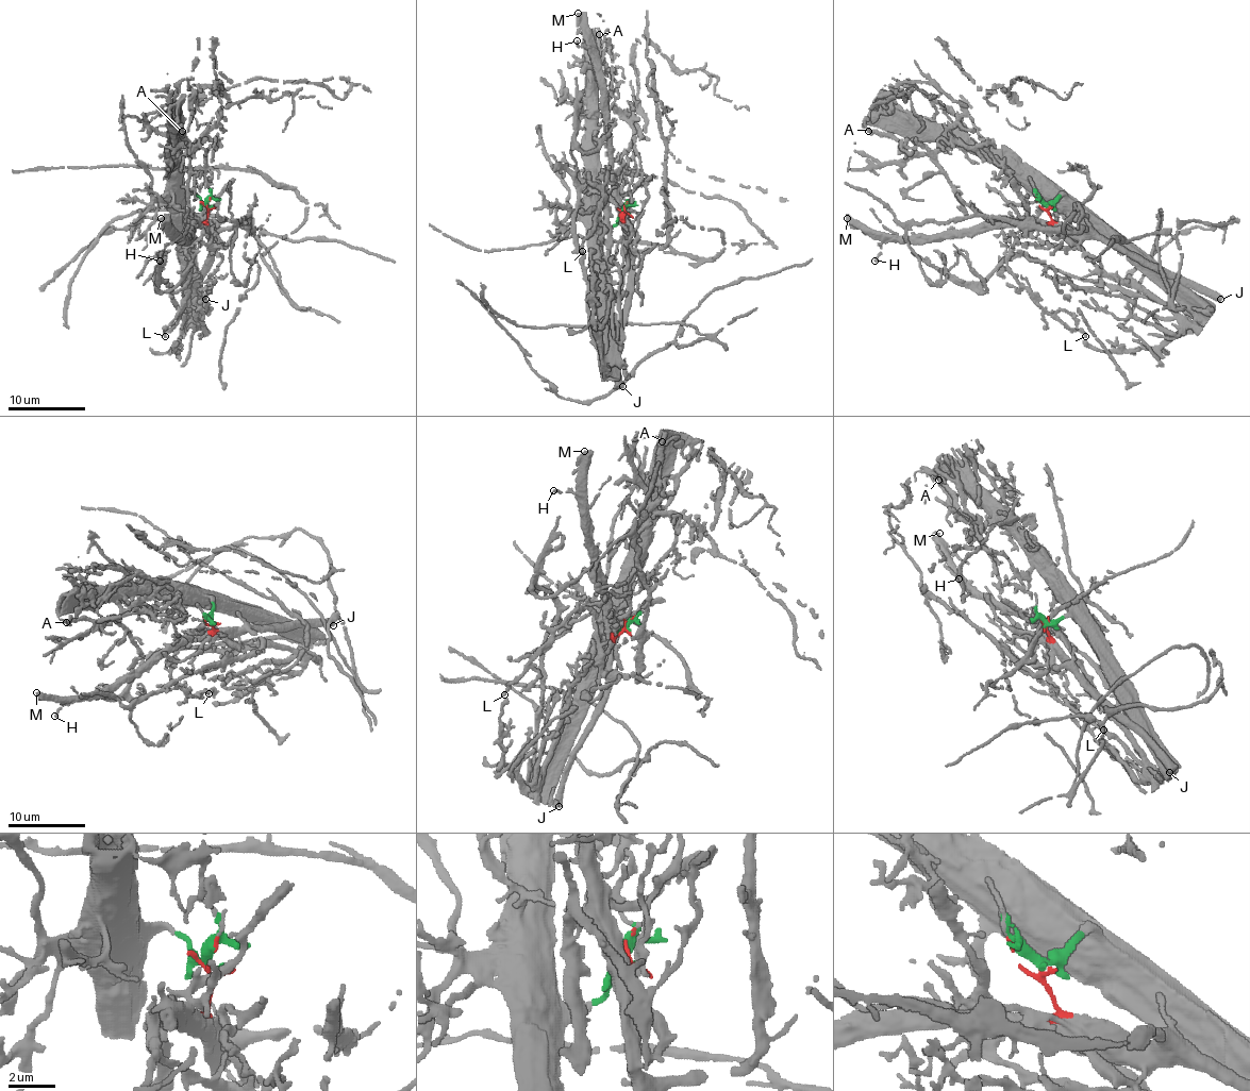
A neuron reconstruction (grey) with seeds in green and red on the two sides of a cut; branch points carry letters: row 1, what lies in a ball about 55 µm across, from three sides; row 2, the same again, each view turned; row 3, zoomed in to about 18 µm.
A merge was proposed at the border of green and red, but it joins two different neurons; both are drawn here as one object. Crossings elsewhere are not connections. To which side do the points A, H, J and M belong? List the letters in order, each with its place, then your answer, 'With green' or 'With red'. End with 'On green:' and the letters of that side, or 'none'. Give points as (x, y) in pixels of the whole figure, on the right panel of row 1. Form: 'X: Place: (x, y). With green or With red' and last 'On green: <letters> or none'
A: Place: (868, 131). With green
H: Place: (874, 261). With red
J: Place: (1220, 299). With red
M: Place: (847, 218). With red
On green: A

